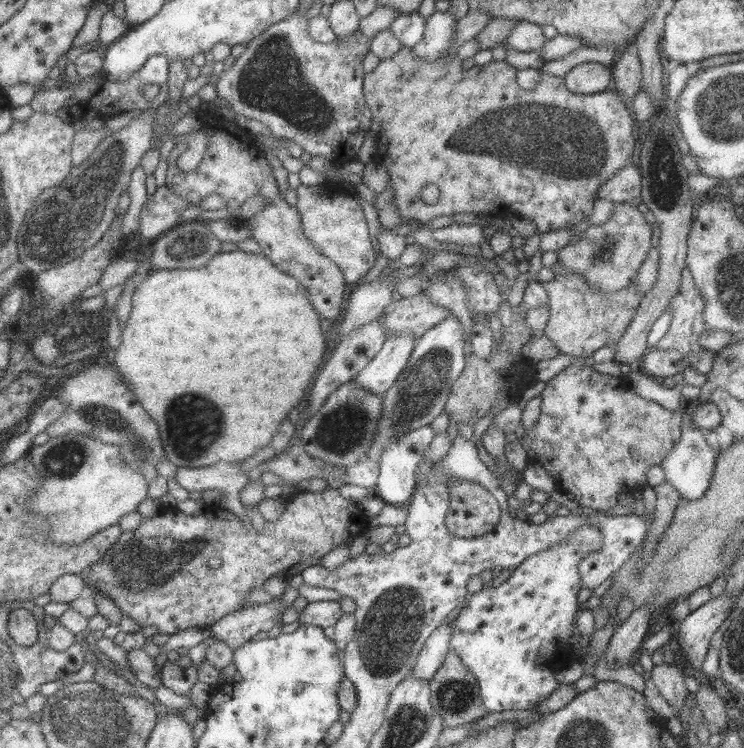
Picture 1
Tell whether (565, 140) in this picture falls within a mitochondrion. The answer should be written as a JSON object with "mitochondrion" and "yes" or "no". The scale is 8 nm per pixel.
{"mitochondrion":"yes"}

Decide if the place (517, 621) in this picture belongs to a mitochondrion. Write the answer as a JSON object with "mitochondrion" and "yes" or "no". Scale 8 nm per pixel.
{"mitochondrion":"no"}

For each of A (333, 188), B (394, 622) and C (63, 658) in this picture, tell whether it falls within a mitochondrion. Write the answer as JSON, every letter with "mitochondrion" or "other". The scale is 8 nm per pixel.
{"A":"other","B":"mitochondrion","C":"other"}

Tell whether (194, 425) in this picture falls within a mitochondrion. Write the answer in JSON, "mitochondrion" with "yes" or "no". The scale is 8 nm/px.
{"mitochondrion":"yes"}

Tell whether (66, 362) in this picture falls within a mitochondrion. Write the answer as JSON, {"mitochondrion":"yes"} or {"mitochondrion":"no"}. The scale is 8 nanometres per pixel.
{"mitochondrion":"no"}

